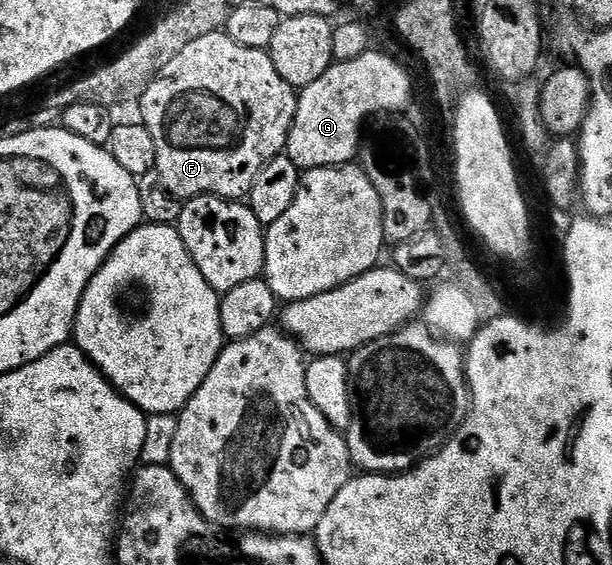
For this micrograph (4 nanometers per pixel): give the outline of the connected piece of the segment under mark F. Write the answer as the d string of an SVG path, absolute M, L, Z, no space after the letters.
M219 32L208 36L200 36L200 40L192 40L192 44L188 44L188 48L184 48L184 52L180 52L180 56L176 56L176 60L172 60L172 64L168 64L168 68L160 71L156 80L152 80L150 87L141 96L141 106L140 121L143 126L148 128L148 132L152 132L152 141L156 143L156 164L154 168L160 172L160 180L164 180L164 188L168 188L168 192L172 192L176 197L183 200L199 198L202 194L215 194L217 198L242 200L249 195L256 176L260 176L263 168L273 158L279 157L285 151L286 141L296 116L298 94L295 87L288 85L284 76L280 76L280 72L276 72L276 64L272 64L267 51L244 48L244 44L236 44L236 40L232 40L225 32Z

